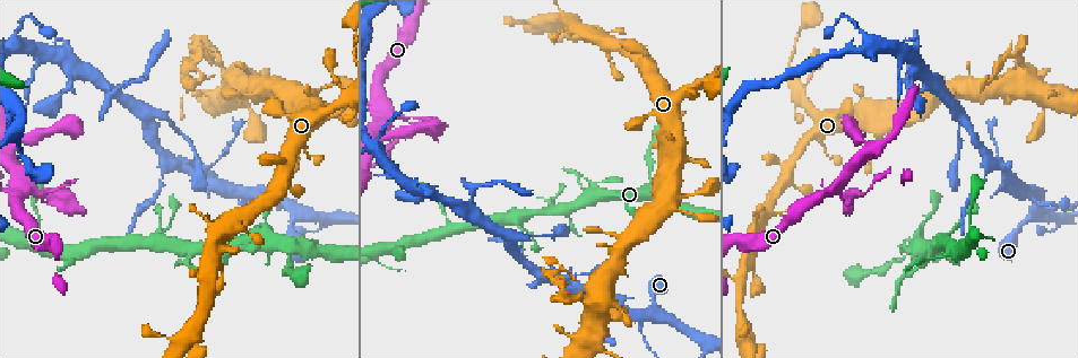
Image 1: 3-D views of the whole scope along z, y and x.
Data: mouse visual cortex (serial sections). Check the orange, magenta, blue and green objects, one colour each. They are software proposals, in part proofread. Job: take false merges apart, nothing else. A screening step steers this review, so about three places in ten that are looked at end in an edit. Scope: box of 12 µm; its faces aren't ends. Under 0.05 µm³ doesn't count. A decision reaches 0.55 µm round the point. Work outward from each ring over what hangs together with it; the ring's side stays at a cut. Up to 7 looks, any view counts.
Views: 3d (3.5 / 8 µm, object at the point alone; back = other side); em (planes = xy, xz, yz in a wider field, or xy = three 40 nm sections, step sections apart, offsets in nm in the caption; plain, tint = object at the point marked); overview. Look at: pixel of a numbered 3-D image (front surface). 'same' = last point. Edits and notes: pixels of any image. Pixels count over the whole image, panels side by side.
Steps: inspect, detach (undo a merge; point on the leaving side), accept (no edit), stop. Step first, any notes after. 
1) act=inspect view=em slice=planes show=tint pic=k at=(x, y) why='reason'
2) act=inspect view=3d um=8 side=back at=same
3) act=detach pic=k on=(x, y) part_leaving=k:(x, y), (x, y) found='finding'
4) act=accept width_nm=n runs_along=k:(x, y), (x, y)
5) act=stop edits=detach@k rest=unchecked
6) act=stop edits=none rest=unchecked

act=inspect view=3d um=3.5 pic=1 at=(585, 193) why='side arm on a straight run'

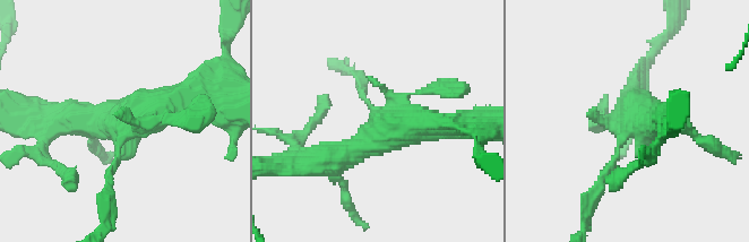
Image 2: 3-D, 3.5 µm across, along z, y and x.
act=inspect view=em slice=xy step=5 show=tint pic=2 at=(127, 130)

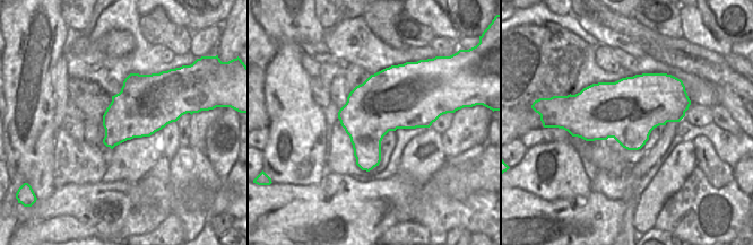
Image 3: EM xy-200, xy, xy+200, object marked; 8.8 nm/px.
act=inspect view=em slice=planes show=tint at=same why='another direction'

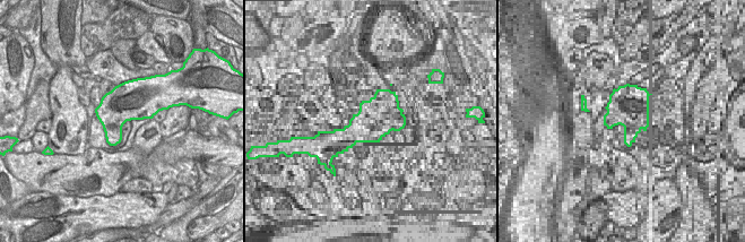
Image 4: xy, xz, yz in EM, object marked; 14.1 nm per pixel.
act=accept runs_along=2:(476, 122), (401, 126), (335, 157) found='one cell here'

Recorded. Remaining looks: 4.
act=inspect view=3d um=8 pic=1 at=(1036, 212) why='abrupt turn'

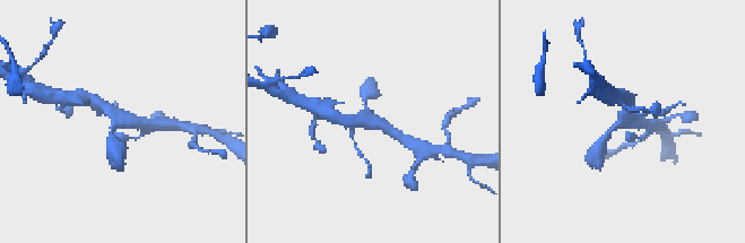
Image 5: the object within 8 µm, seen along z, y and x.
act=inspect view=em slice=xy step=5 show=tint pic=5 at=(627, 119) arms=4 arm_widths_nm=150,200,350,400

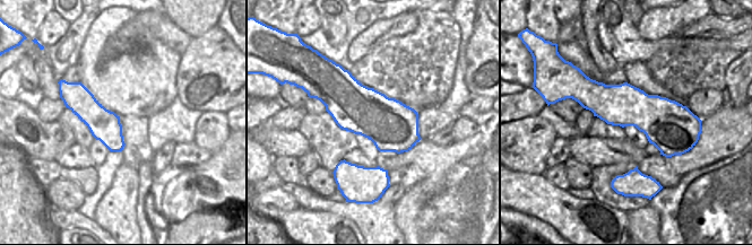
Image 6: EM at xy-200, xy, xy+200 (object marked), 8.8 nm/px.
act=accept runs_along=5:(114, 141), (114, 114), (89, 100) found='continuous, no second cell'

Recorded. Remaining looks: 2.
act=inspect view=3d um=3.5 pic=1 at=(843, 192)

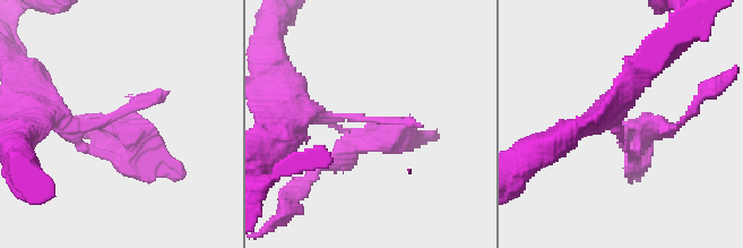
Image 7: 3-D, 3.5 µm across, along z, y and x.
act=inspect view=em slice=xy step=3 show=tint pic=7 at=(366, 123) why='shape alone is not enough'

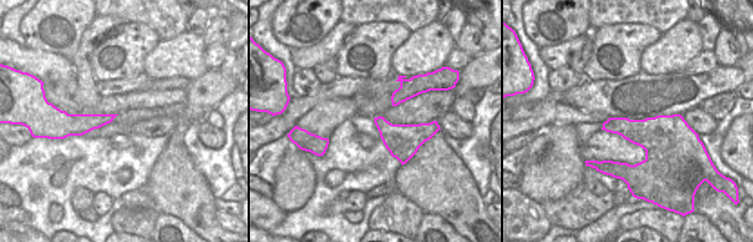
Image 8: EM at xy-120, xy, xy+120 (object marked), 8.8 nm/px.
act=detach pic=7 on=(352, 160) border=8:(600, 162), (594, 167) found='a second cell is stuck on'

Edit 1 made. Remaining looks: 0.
act=stop edits=detach@7 rest=unchecked

